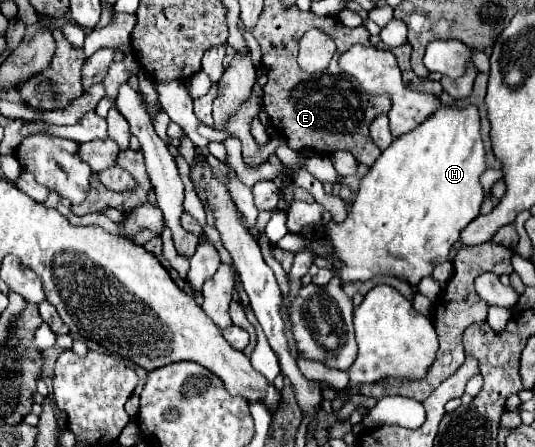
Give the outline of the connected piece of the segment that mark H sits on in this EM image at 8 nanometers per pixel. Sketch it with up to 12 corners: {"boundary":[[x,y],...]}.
{"boundary":[[477,106],[393,140],[343,224],[341,280],[417,286],[477,218]]}

